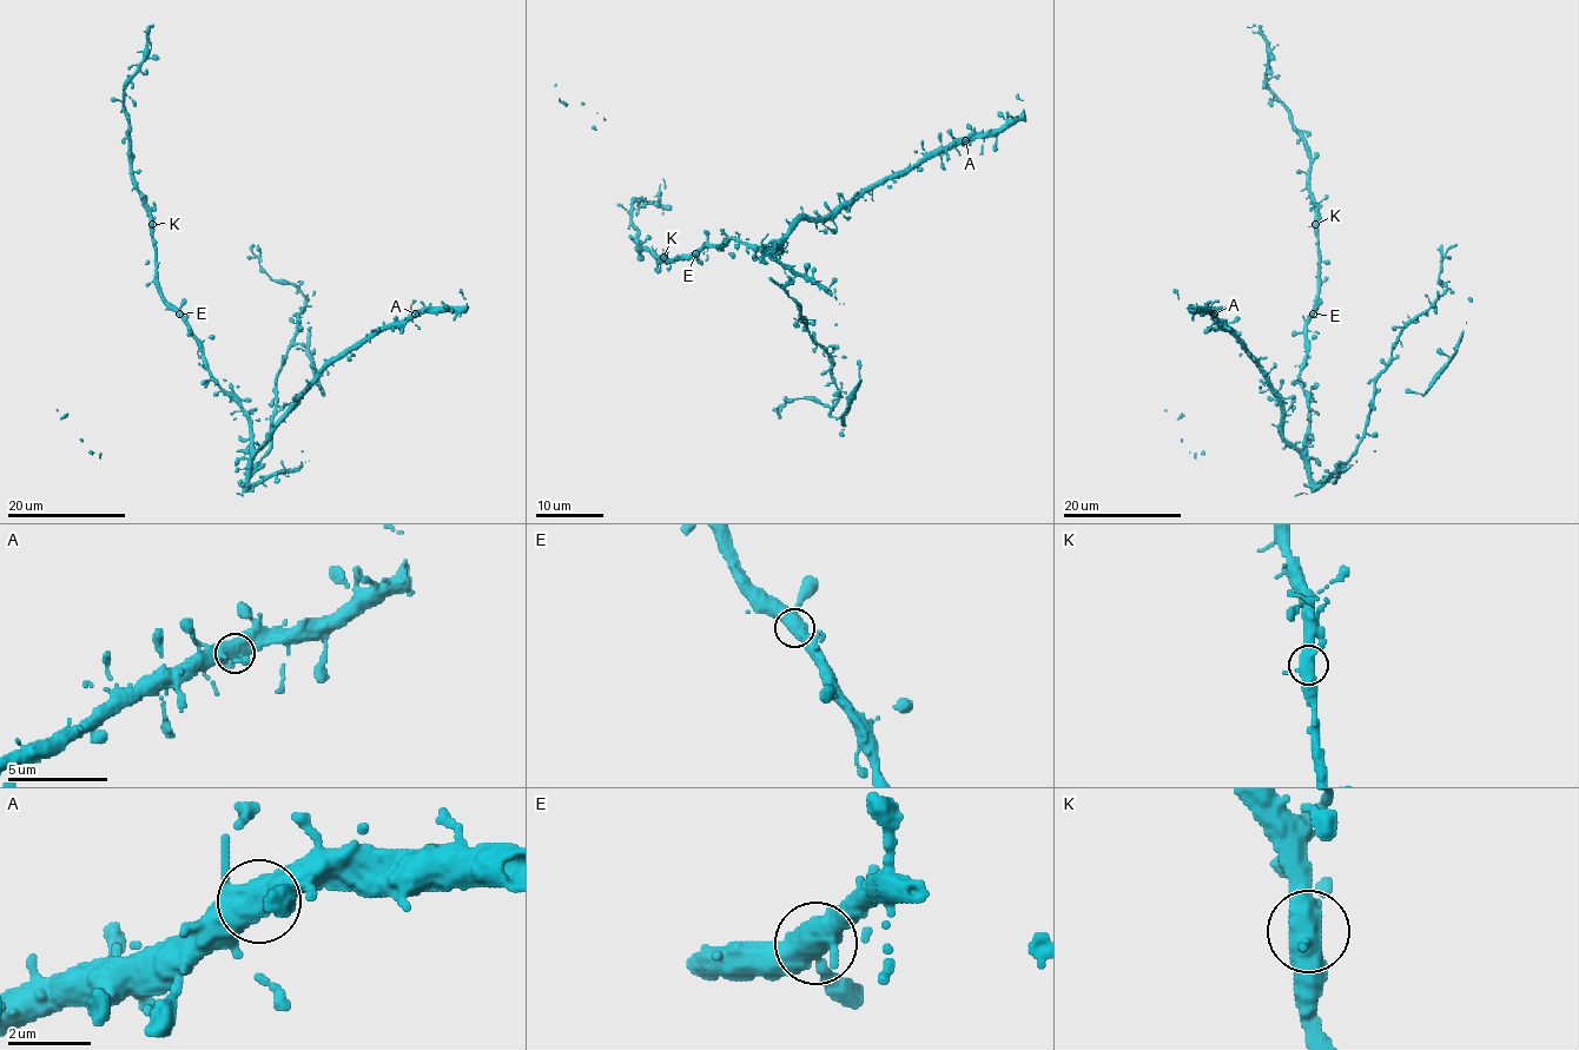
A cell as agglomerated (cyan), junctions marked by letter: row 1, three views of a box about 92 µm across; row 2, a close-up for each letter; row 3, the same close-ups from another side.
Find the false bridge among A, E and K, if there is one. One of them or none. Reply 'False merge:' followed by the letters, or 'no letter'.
False merge: no letter

